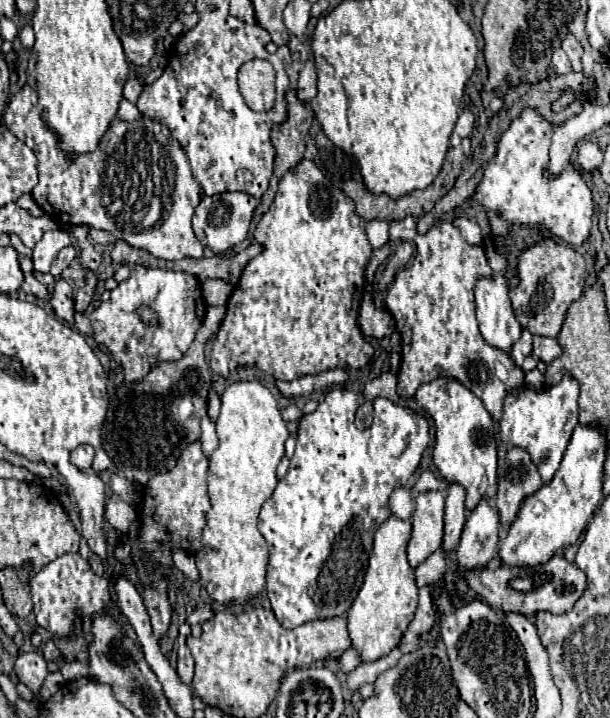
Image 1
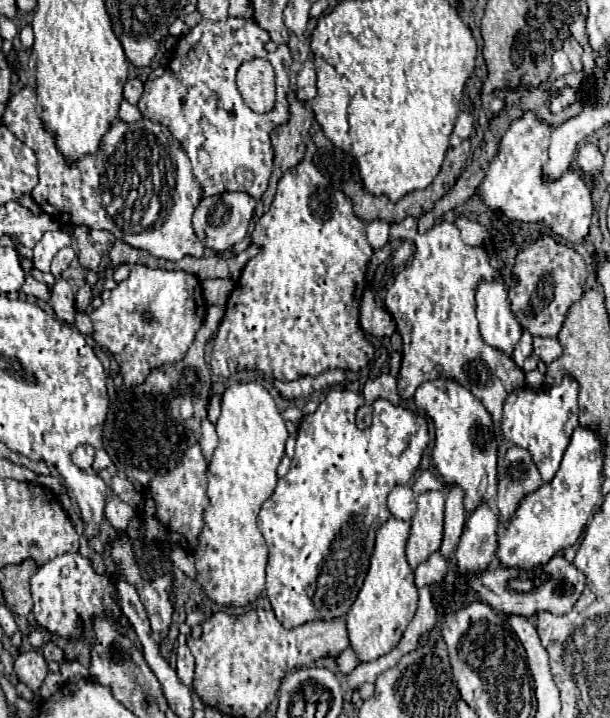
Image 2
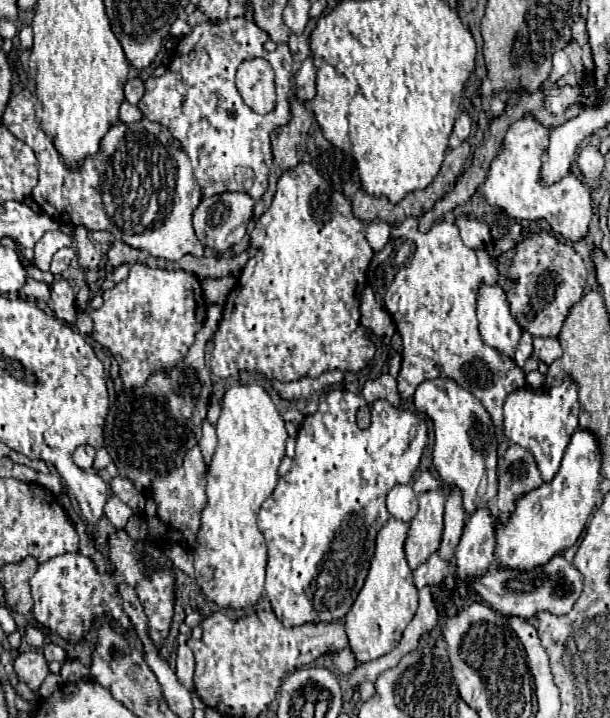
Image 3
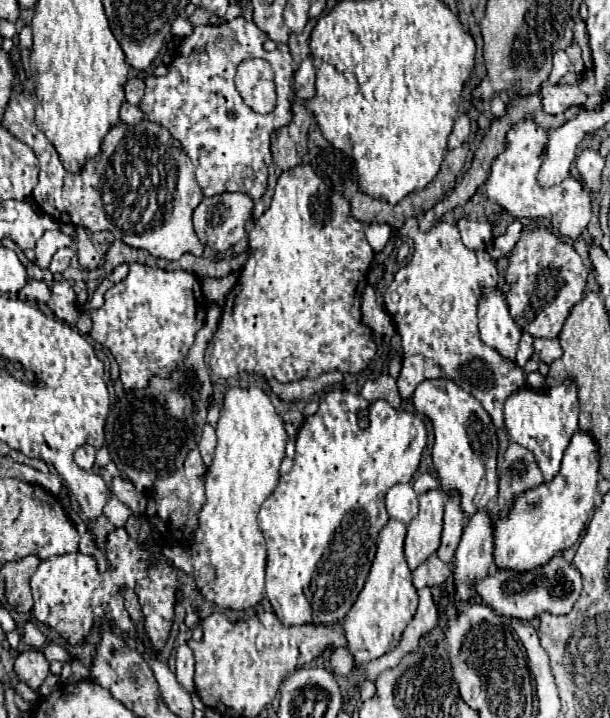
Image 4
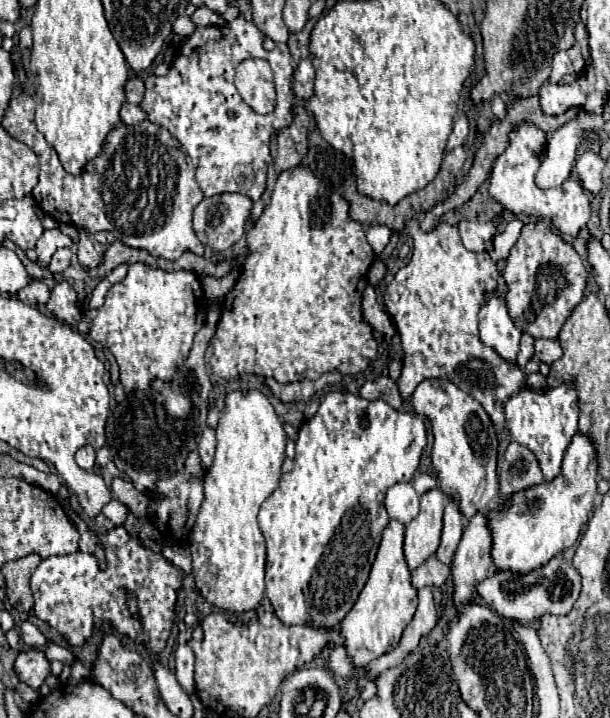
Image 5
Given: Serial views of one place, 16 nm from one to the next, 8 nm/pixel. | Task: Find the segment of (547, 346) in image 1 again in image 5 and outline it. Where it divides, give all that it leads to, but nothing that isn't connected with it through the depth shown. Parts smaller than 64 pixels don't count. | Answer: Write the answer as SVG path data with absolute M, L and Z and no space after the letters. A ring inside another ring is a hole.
M538 338L538 340L534 340L534 348L536 348L538 360L546 362L546 364L552 364L552 362L556 362L562 356L562 348L560 348L558 340Z

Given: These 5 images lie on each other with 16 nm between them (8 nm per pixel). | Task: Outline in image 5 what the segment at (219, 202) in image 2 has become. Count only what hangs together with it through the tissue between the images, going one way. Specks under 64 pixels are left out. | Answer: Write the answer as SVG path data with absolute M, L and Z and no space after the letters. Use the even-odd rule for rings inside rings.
M218 194L204 198L194 210L194 232L204 246L210 246L216 252L228 250L234 242L244 236L244 226L252 210L252 200L244 194Z

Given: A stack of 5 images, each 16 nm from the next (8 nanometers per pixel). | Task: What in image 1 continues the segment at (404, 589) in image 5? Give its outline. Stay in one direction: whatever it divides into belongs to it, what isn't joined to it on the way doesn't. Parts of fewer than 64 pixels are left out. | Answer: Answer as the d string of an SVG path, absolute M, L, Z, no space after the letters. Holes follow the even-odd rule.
M390 516L374 536L374 550L370 556L364 584L348 610L348 634L352 648L358 652L362 662L378 660L398 646L404 630L414 618L418 604L418 588L414 582L414 570L406 560L406 544L412 530L410 520Z

